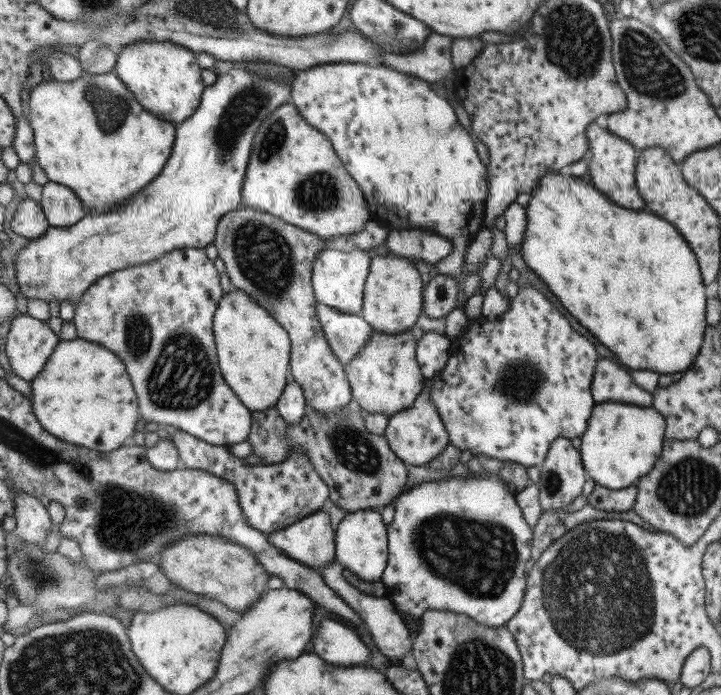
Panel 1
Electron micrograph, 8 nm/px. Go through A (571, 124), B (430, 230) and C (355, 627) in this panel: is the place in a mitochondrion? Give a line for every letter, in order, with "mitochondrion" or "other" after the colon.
A: other
B: other
C: other

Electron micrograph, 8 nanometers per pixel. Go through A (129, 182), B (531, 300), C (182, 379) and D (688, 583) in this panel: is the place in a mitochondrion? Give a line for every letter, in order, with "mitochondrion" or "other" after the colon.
A: other
B: other
C: mitochondrion
D: other

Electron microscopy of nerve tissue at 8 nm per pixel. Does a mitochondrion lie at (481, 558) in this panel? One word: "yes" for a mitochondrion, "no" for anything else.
yes

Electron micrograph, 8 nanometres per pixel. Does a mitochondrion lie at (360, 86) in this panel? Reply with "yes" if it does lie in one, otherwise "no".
no

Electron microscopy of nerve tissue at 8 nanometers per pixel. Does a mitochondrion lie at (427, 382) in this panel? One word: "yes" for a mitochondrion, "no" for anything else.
no

